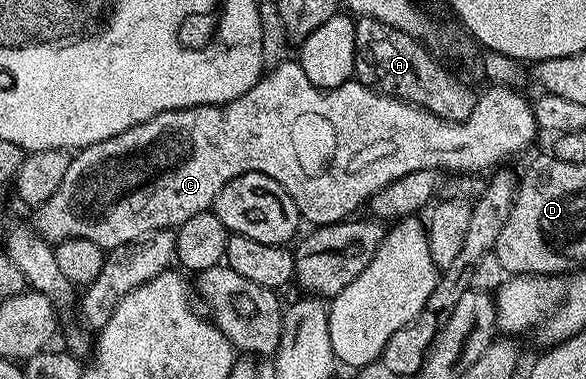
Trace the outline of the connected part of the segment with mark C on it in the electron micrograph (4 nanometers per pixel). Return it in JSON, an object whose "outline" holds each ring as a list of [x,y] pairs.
{"outline":[[[286,59],[262,75],[253,84],[251,91],[241,93],[239,99],[231,99],[222,105],[200,105],[199,107],[166,111],[166,113],[155,115],[111,139],[100,141],[80,150],[70,160],[67,175],[63,175],[59,187],[55,190],[55,195],[51,195],[51,199],[47,199],[34,212],[37,214],[31,219],[31,225],[38,236],[44,237],[50,243],[66,241],[67,239],[91,239],[91,243],[99,243],[99,247],[103,250],[117,249],[120,245],[127,245],[139,240],[143,234],[151,231],[159,231],[160,229],[176,230],[177,226],[187,223],[187,219],[191,219],[191,215],[206,212],[212,206],[213,200],[219,195],[219,191],[223,191],[223,187],[227,187],[227,183],[231,183],[231,179],[235,179],[244,173],[262,173],[271,179],[275,179],[275,183],[279,183],[279,187],[283,187],[283,191],[287,191],[287,195],[291,195],[297,212],[306,222],[310,221],[310,226],[334,225],[336,221],[352,218],[356,214],[353,212],[364,201],[366,204],[380,189],[387,187],[395,179],[403,179],[403,175],[411,175],[411,171],[427,171],[428,169],[444,171],[444,169],[449,169],[445,171],[452,171],[457,175],[477,175],[482,172],[480,169],[490,168],[489,170],[492,170],[495,167],[492,167],[492,165],[497,164],[504,157],[511,157],[527,148],[532,143],[533,136],[538,136],[539,130],[530,102],[528,100],[524,101],[516,93],[517,91],[513,87],[489,87],[485,94],[482,92],[478,96],[475,111],[471,111],[471,115],[467,115],[461,121],[446,121],[444,117],[431,115],[426,109],[420,109],[418,105],[411,105],[408,101],[401,100],[400,97],[389,97],[386,93],[378,93],[376,89],[369,85],[363,85],[356,79],[350,79],[347,83],[343,83],[334,89],[320,89],[315,87],[315,83],[311,83],[311,79],[307,79],[307,75],[303,75],[300,60]]]}

